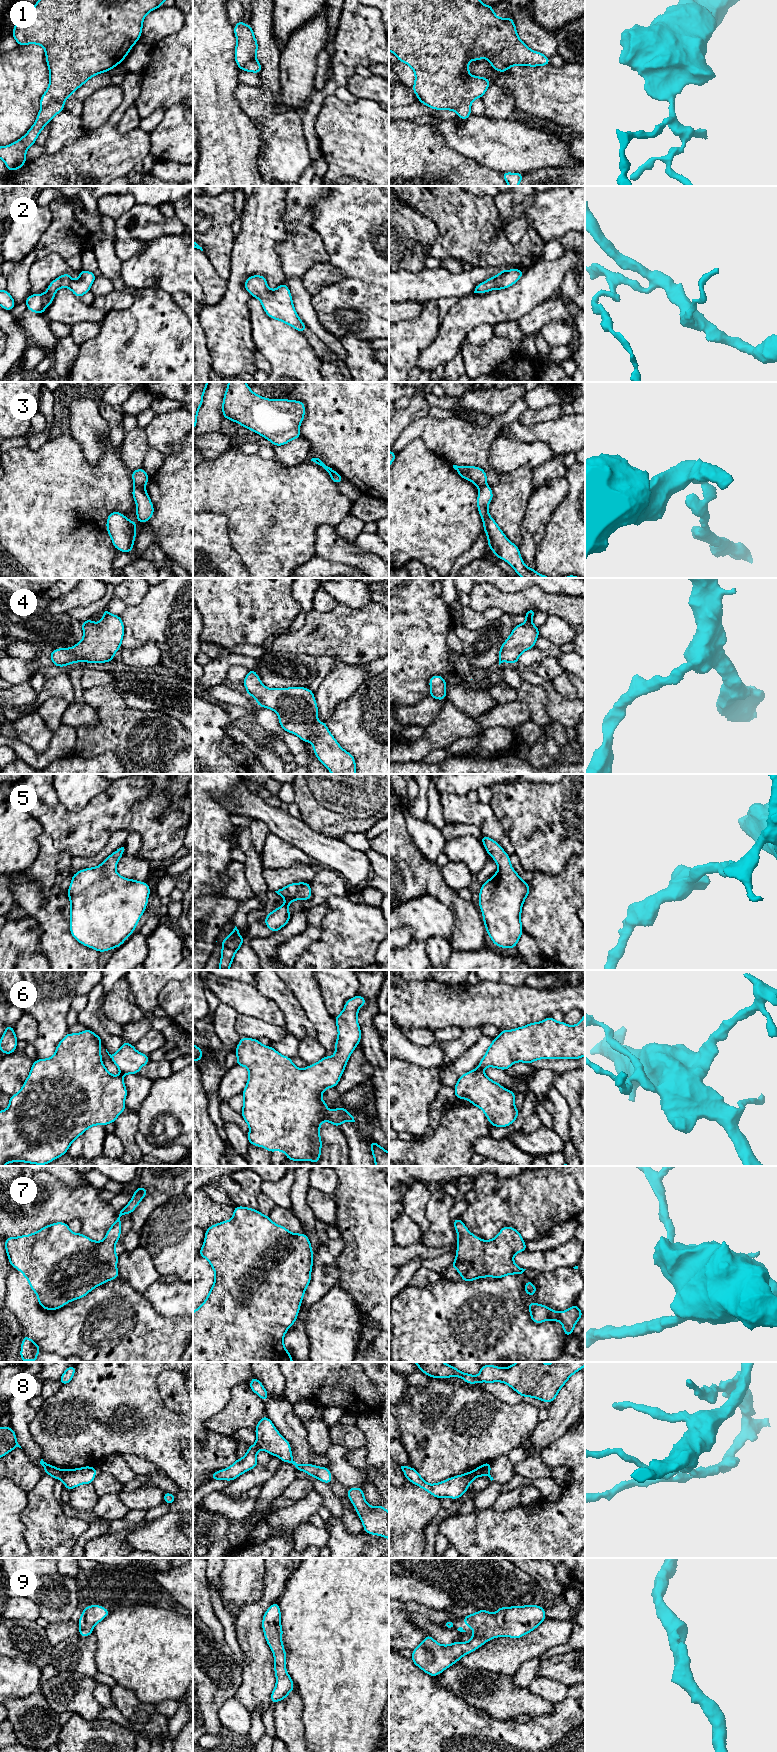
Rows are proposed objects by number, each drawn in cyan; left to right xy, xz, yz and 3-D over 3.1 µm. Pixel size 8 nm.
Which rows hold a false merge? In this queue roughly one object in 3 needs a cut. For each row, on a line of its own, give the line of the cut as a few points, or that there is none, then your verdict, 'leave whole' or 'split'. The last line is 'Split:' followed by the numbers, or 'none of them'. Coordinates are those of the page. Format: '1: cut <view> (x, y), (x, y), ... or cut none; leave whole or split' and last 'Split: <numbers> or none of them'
1: cut xy (65, 98), (60, 98), (41, 108); split
2: cut none; leave whole
3: cut xy (135, 485), (144, 486); split
4: cut none; leave whole
5: cut none; leave whole
6: cut none; leave whole
7: cut none; leave whole
8: cut xy (63, 1470), (60, 1478); split
9: cut none; leave whole
Split: 1, 3, 8

